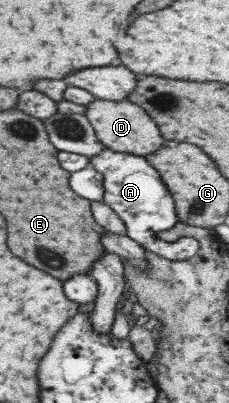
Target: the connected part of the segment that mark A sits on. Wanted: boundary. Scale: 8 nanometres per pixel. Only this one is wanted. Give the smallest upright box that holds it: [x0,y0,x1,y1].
[89,148,200,261]

